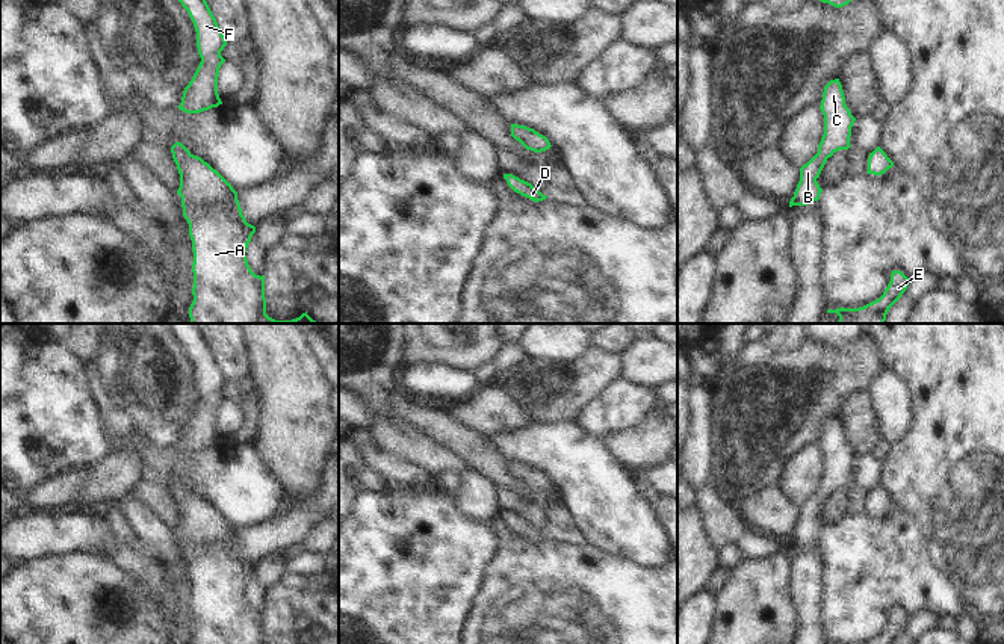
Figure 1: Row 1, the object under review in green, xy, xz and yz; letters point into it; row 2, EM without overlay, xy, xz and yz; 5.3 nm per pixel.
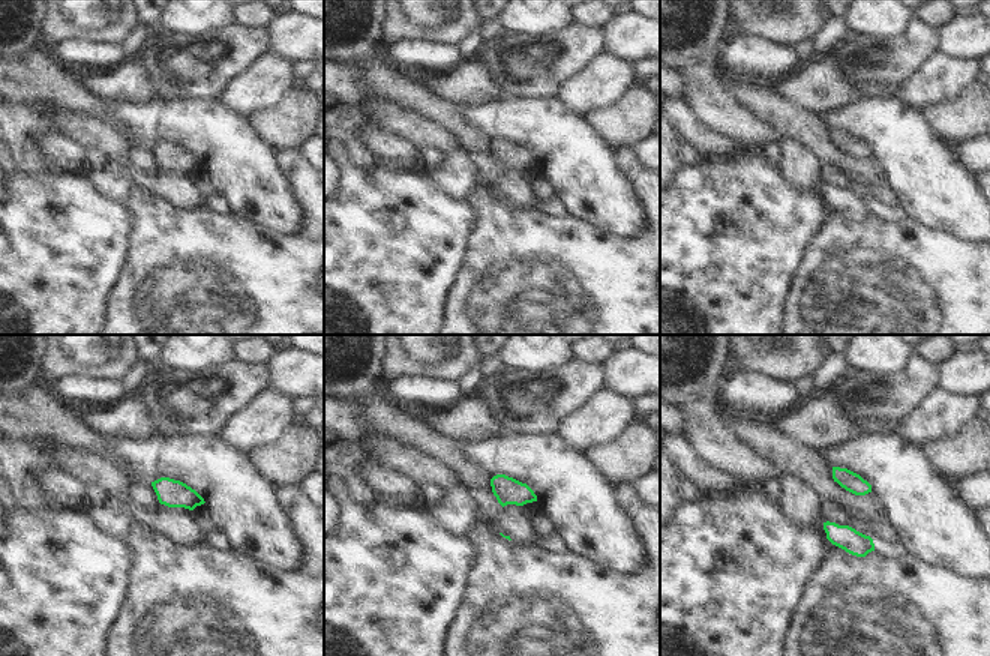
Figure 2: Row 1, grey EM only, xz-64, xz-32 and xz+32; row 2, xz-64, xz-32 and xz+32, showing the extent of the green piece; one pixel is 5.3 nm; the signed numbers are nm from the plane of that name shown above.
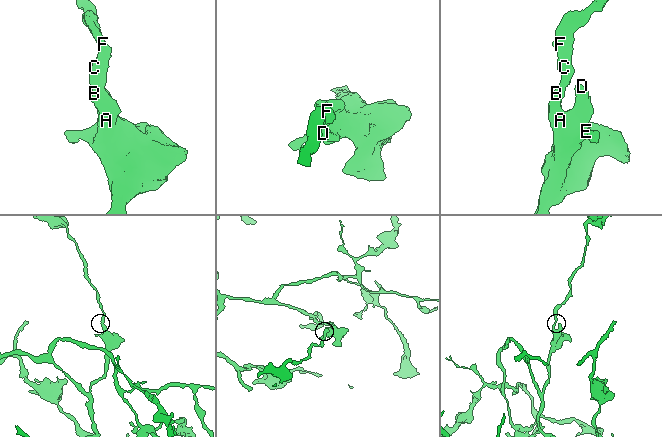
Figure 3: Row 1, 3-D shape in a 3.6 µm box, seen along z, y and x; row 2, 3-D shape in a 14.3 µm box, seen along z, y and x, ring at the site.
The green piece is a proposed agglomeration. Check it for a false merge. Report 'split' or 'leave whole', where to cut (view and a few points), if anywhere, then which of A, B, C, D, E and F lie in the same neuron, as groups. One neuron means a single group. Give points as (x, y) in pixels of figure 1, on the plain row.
leave whole; no cut; A B C D E F

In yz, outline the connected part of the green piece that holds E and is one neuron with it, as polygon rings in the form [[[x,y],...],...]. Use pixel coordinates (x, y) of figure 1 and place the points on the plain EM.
[[[892,609],[891,620],[883,633],[866,644],[894,644],[906,630],[910,618],[901,609]]]

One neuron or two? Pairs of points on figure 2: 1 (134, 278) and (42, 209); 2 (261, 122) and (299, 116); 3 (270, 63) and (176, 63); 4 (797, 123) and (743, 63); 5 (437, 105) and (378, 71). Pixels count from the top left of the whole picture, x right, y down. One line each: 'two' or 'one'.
1: two
2: one
3: two
4: two
5: one

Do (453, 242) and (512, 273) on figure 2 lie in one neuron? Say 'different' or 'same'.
different

